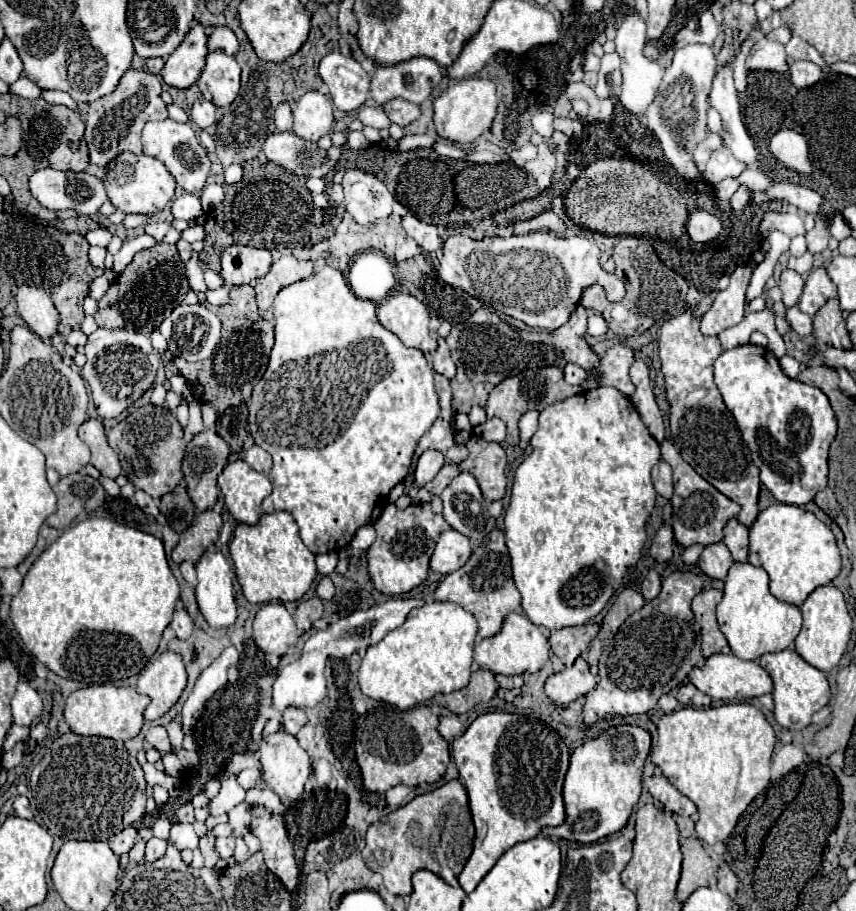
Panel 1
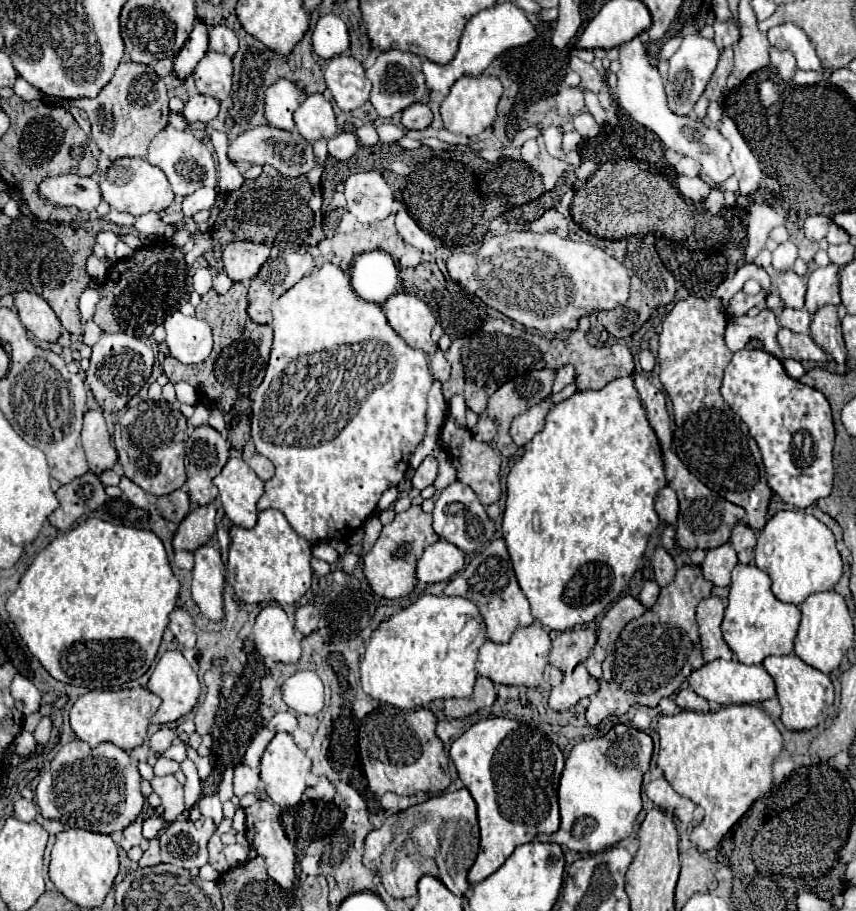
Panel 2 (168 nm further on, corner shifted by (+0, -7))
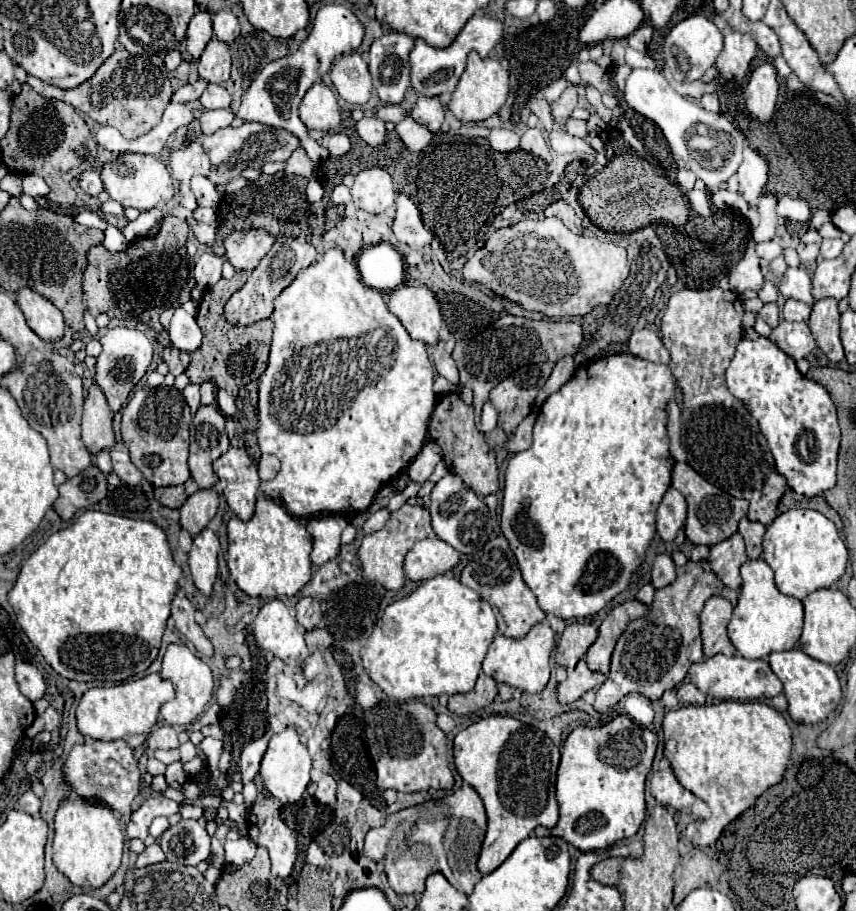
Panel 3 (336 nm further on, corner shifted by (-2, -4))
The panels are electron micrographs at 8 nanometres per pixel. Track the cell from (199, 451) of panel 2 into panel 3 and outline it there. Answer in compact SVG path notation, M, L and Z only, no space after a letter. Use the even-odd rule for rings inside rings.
M213 404L199 406L191 422L191 450L189 450L189 470L191 478L201 490L213 488L217 474L211 464L229 448L229 438L225 432L225 416Z

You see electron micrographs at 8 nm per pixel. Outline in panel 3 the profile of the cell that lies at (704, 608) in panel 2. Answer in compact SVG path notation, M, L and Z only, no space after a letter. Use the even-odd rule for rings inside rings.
M717 596L709 598L703 612L700 614L700 630L705 659L715 656L715 654L725 654L725 656L735 656L737 650L731 644L727 636L727 624L731 620L733 606L729 600Z

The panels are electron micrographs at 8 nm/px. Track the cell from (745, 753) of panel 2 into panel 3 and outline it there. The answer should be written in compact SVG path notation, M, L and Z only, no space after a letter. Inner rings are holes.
M723 700L711 706L681 706L663 718L665 756L677 780L711 808L709 820L687 826L687 838L705 848L721 836L723 828L773 784L781 782L791 756L791 728L771 706L757 701Z

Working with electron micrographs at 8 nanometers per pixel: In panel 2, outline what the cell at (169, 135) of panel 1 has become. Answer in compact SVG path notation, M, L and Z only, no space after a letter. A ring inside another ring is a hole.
M167 125L149 143L147 161L151 165L157 165L167 175L175 195L185 197L185 195L191 195L193 191L197 191L201 187L215 187L217 185L217 169L213 163L213 155L209 155L207 143L197 139L191 131L179 131L175 127Z

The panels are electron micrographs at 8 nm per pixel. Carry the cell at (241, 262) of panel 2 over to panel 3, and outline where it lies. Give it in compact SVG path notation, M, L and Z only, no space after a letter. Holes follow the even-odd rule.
M251 228L243 232L231 232L225 238L225 256L235 266L235 270L251 272L259 260L269 252L275 238L261 228Z

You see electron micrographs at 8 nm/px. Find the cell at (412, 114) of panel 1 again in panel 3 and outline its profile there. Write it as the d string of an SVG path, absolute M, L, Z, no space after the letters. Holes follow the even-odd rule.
M421 96L411 110L411 116L419 124L427 126L431 132L439 132L441 124L443 124L443 106L441 106L439 98Z

